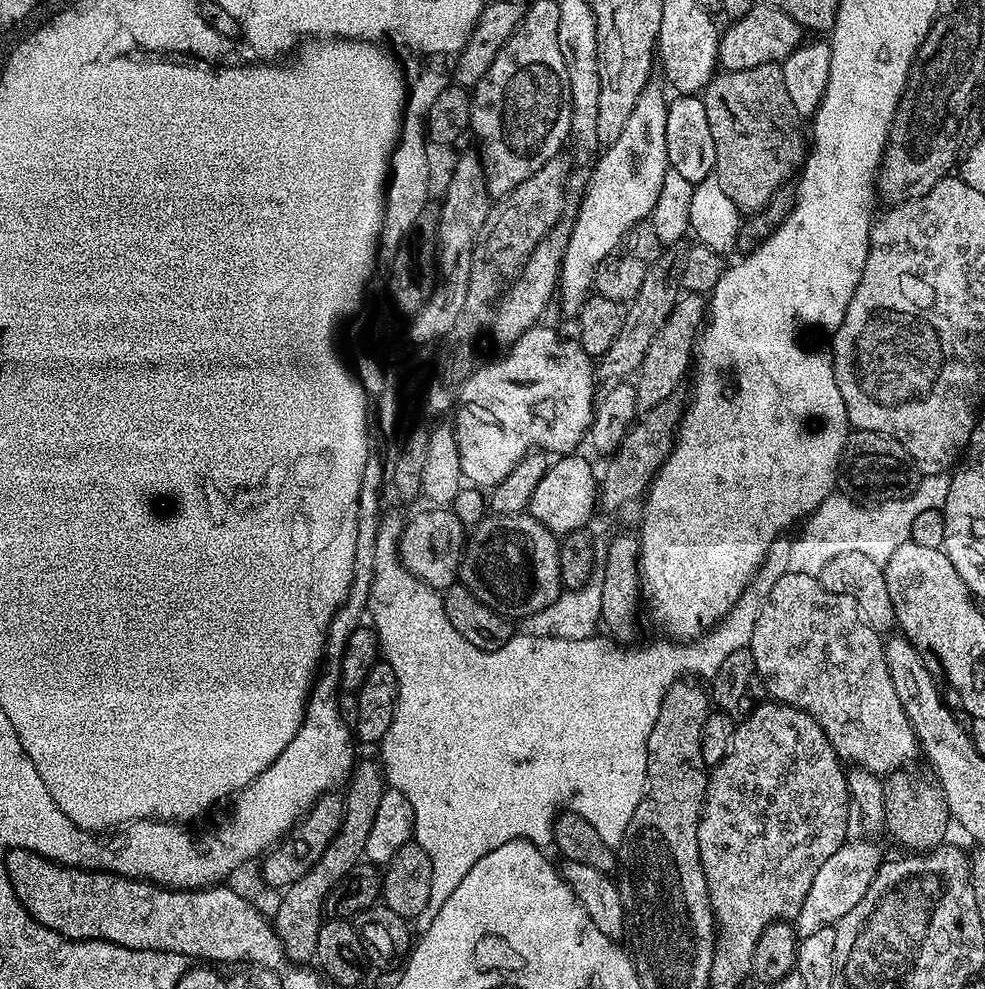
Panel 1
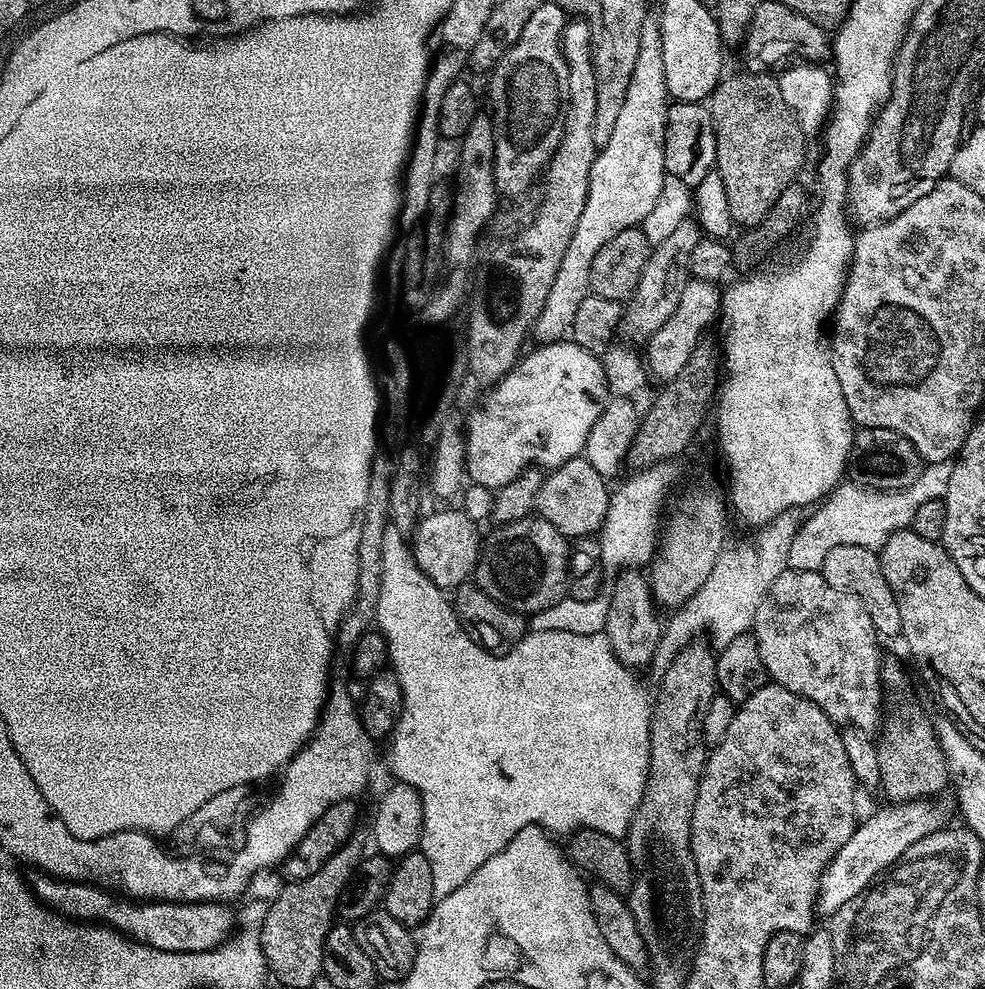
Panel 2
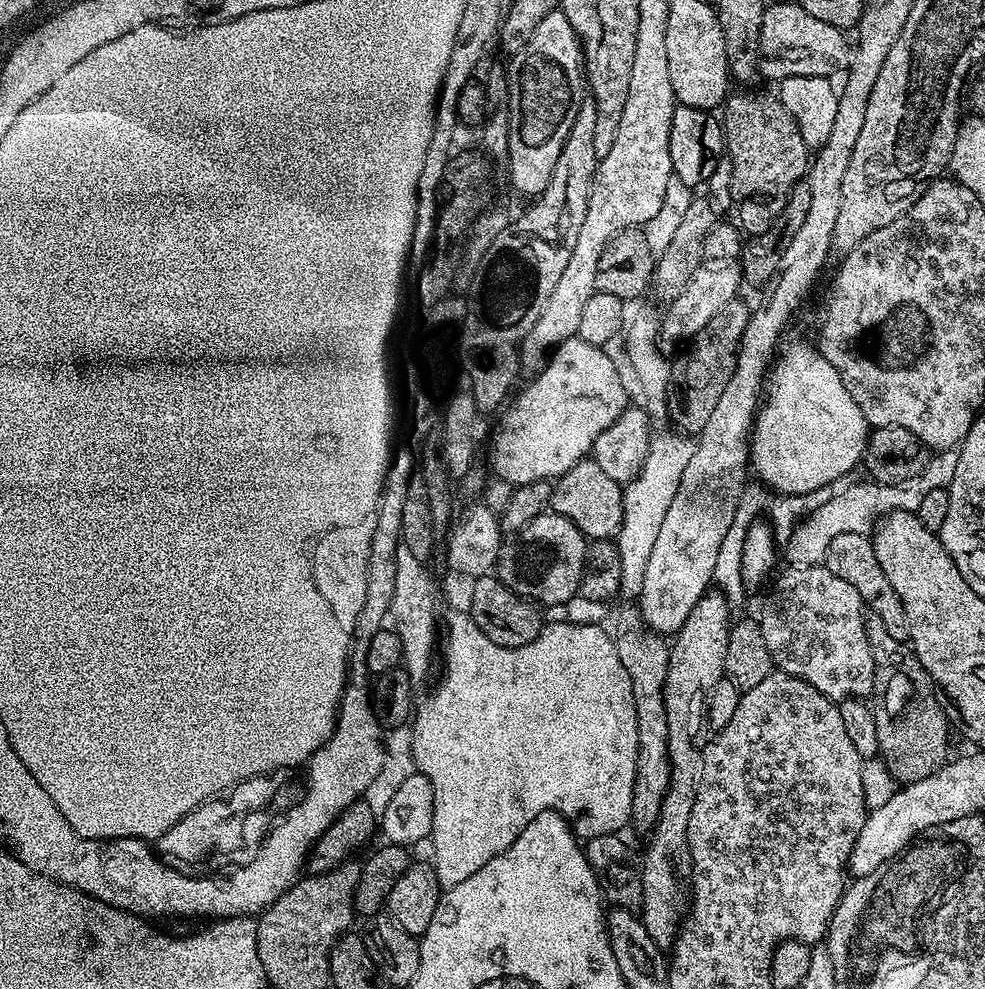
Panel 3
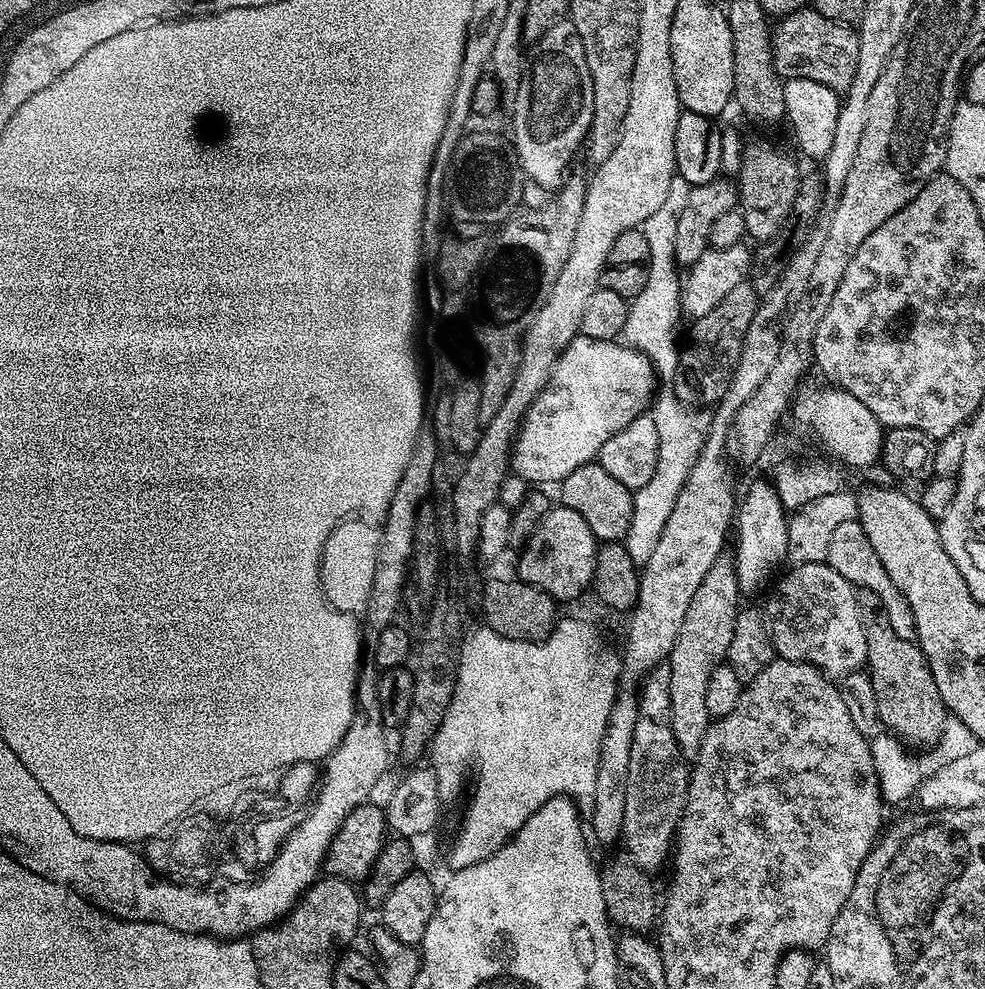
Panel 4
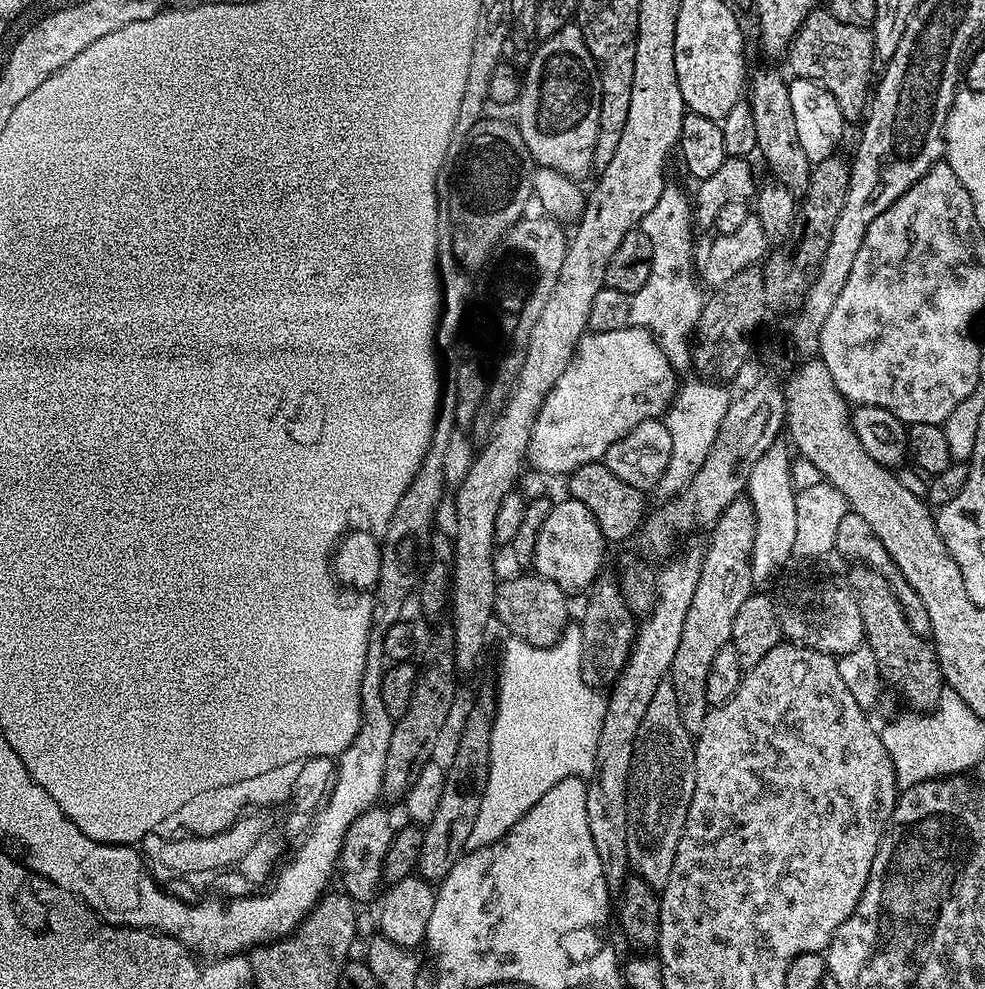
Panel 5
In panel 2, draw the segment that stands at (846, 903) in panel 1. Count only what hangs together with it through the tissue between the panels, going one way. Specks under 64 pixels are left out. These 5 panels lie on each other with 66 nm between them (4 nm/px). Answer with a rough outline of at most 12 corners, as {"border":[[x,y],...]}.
{"border":[[932,798],[861,819],[822,874],[831,918],[914,842],[949,823]]}

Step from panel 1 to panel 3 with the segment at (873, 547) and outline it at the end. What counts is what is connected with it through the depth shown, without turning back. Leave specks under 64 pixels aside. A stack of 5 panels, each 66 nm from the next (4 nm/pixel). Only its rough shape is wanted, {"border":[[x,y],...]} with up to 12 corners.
{"border":[[958,451],[935,453],[904,484],[865,482],[823,503],[782,545],[820,564],[838,534],[868,536],[947,488]]}

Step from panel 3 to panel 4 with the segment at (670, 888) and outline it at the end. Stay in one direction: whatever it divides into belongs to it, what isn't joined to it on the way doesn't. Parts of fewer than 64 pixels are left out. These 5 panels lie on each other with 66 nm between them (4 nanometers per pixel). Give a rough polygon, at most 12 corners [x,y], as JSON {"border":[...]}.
{"border":[[716,560],[668,655],[672,729],[685,757],[708,732],[706,686],[725,663],[742,593]]}

